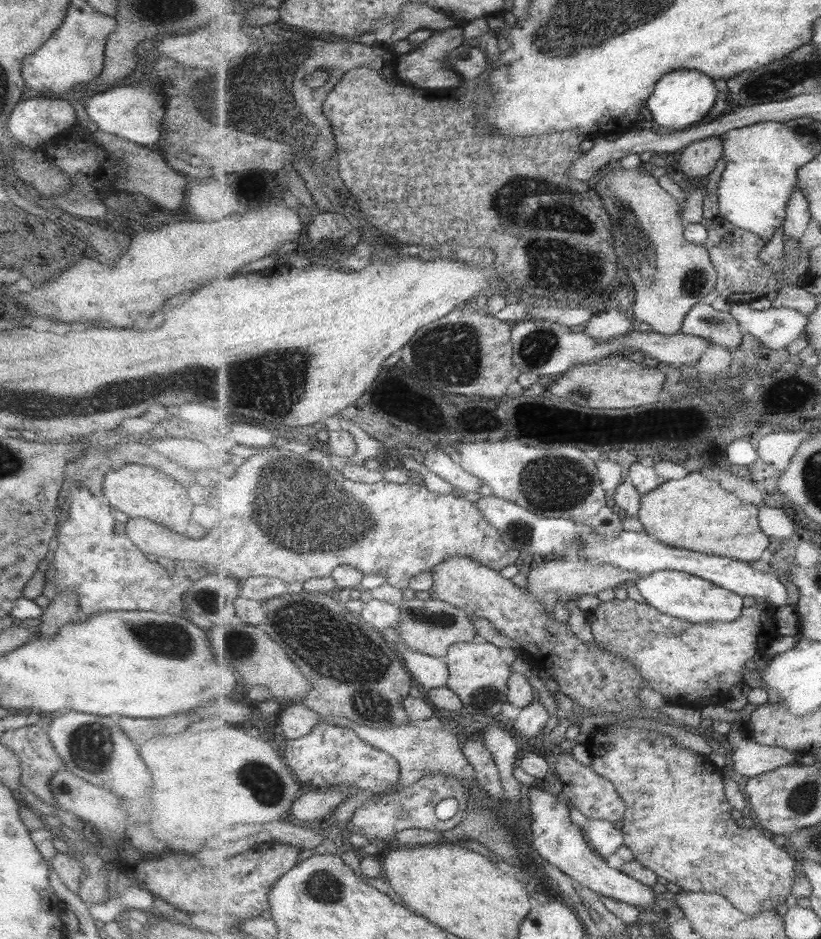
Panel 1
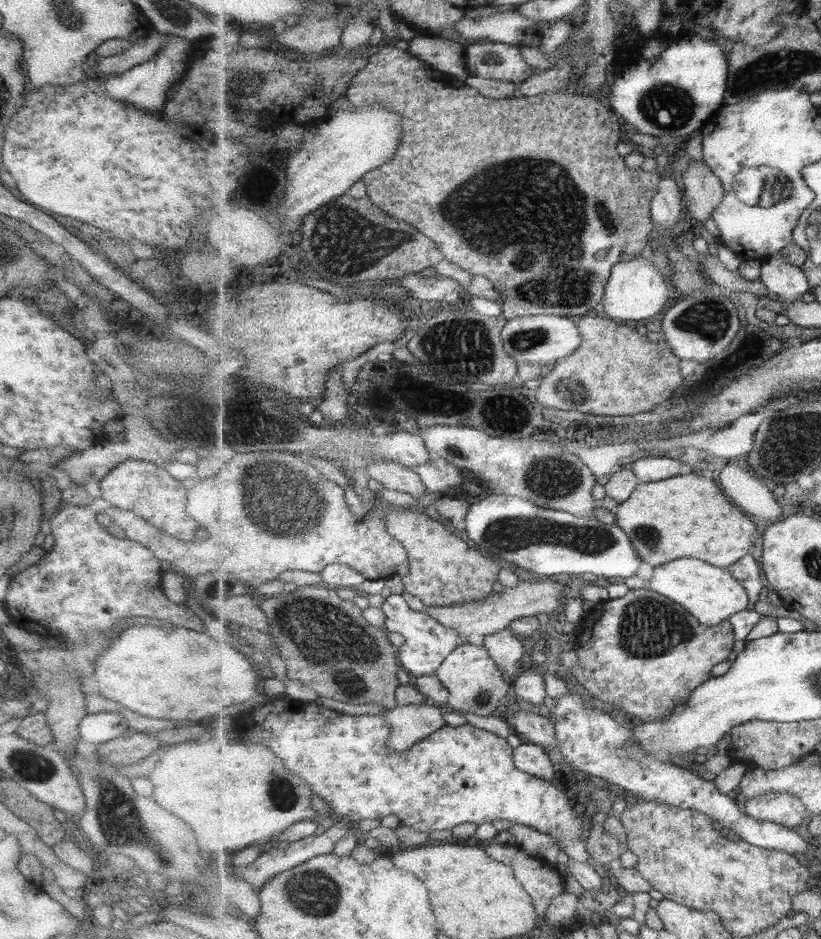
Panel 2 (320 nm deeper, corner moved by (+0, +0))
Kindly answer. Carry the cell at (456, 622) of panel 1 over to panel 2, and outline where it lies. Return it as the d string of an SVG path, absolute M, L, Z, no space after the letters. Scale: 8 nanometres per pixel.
M552 578L519 581L515 587L507 587L503 592L493 592L483 600L462 602L453 606L433 605L426 612L436 618L447 628L456 630L466 642L472 632L483 637L505 630L510 624L521 617L539 616L541 613L553 613L563 606L568 587Z

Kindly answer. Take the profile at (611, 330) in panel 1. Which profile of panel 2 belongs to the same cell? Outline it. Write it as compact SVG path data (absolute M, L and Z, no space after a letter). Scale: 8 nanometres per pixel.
M644 251L631 260L620 262L613 267L603 304L606 314L614 321L641 324L665 308L671 292L669 282L663 279L661 270L649 259L648 253L649 251Z

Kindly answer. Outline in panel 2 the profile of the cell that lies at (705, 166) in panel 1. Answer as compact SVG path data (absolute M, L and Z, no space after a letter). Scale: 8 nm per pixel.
M691 161L683 174L686 206L690 214L702 223L712 218L713 212L724 201L726 190L720 178L703 161Z

